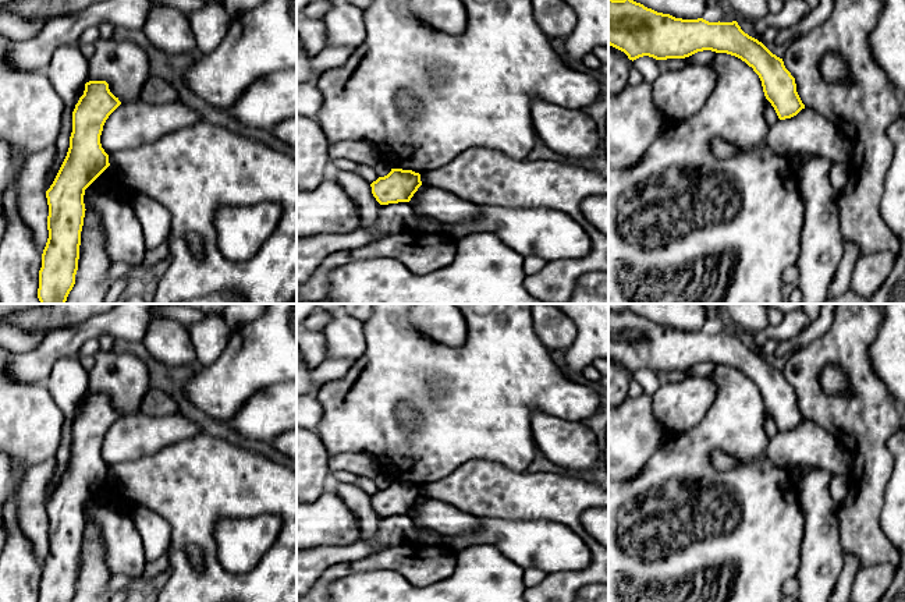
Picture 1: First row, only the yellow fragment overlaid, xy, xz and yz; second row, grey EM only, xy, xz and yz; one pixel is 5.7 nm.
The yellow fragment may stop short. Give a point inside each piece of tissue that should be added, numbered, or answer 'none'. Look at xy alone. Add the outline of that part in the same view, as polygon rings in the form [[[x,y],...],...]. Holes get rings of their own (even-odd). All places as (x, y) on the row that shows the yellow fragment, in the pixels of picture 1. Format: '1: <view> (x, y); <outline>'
none

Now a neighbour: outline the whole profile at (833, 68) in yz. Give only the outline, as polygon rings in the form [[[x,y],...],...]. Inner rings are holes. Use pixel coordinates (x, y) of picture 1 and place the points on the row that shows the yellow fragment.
[[[828,53],[821,59],[820,72],[827,82],[842,82],[849,75],[847,63],[835,53]]]

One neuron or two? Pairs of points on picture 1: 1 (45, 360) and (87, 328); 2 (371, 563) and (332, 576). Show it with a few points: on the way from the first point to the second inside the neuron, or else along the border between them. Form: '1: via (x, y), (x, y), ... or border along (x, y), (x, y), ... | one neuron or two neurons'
1: via (54, 350), (61, 343), (77, 336) | one neuron
2: via (361, 565), (341, 570) | one neuron

